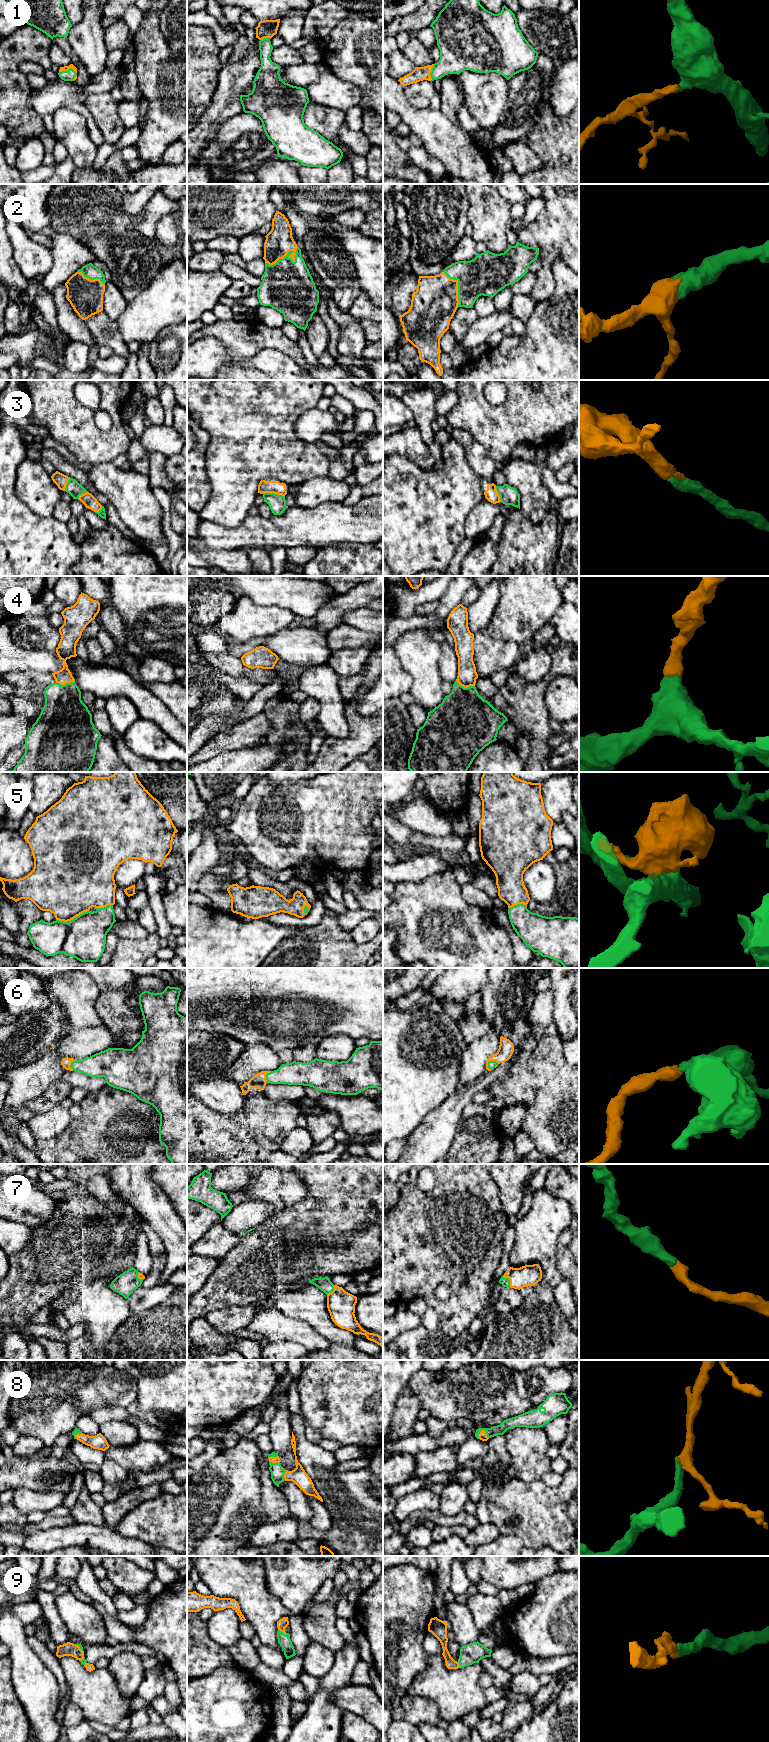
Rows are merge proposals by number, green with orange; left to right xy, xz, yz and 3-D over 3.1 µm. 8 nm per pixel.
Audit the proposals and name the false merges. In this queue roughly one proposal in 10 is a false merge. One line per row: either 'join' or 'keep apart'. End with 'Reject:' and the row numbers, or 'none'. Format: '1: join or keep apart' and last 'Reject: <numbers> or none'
1: join
2: join
3: join
4: join
5: join
6: join
7: join
8: join
9: join
Reject: none

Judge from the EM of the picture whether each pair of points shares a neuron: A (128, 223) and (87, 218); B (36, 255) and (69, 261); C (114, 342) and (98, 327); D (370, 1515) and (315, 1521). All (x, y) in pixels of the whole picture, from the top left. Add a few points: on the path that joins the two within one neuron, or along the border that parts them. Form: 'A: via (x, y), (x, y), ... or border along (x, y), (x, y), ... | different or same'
A: via (118, 223), (101, 223), (97, 219) | same
B: border along (51, 250), (52, 266), (44, 274) | different
C: via (110, 338), (100, 331) | same
D: border along (322, 1502), (331, 1517), (331, 1526), (325, 1532) | different

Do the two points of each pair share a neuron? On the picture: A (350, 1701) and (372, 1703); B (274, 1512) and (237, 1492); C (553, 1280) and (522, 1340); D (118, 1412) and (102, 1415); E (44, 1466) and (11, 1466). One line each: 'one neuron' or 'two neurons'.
A: one neuron
B: two neurons
C: two neurons
D: one neuron
E: one neuron

